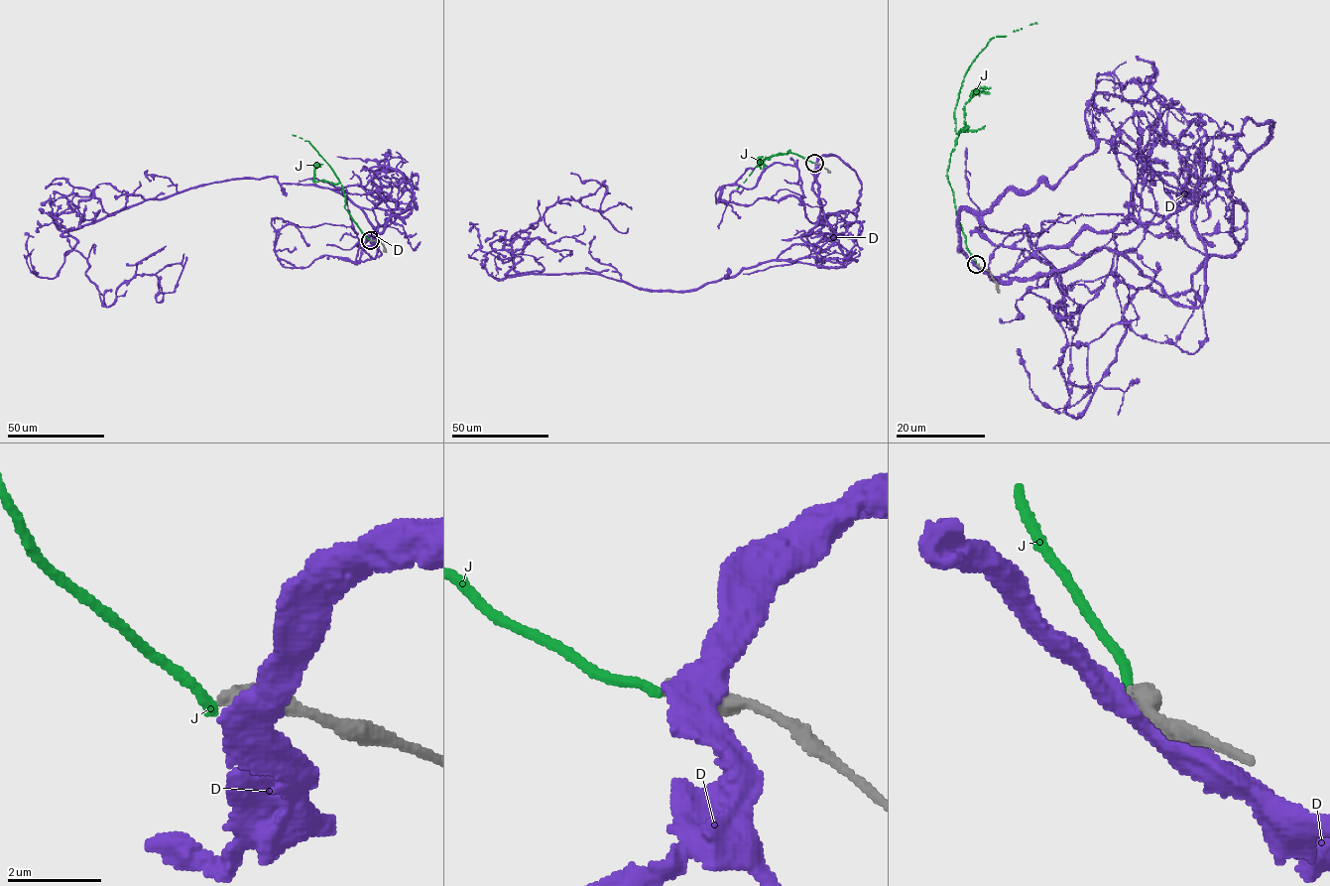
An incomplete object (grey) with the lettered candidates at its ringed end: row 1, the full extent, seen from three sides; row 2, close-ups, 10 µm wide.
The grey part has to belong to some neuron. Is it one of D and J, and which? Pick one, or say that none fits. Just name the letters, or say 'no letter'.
no letter

